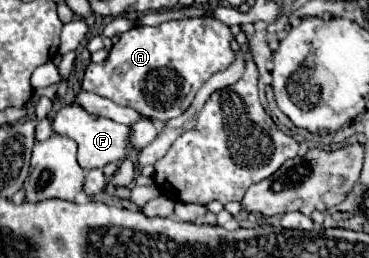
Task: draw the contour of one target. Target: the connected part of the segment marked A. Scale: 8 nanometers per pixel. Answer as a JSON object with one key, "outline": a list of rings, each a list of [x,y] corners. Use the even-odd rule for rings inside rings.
{"outline":[[[207,16],[131,28],[113,44],[105,62],[91,62],[87,66],[83,90],[105,96],[119,106],[129,106],[143,118],[169,122],[191,106],[197,90],[215,72],[227,68],[235,60],[231,40],[233,34],[229,26]]]}

